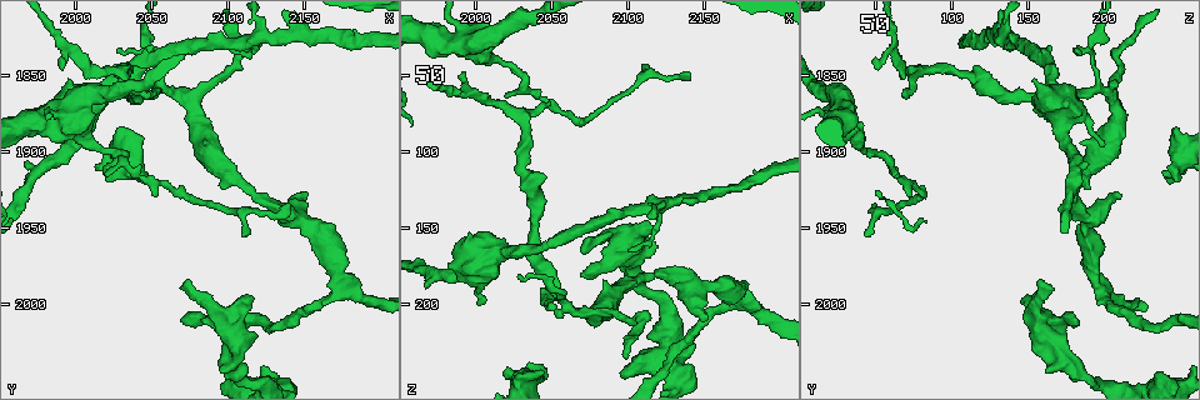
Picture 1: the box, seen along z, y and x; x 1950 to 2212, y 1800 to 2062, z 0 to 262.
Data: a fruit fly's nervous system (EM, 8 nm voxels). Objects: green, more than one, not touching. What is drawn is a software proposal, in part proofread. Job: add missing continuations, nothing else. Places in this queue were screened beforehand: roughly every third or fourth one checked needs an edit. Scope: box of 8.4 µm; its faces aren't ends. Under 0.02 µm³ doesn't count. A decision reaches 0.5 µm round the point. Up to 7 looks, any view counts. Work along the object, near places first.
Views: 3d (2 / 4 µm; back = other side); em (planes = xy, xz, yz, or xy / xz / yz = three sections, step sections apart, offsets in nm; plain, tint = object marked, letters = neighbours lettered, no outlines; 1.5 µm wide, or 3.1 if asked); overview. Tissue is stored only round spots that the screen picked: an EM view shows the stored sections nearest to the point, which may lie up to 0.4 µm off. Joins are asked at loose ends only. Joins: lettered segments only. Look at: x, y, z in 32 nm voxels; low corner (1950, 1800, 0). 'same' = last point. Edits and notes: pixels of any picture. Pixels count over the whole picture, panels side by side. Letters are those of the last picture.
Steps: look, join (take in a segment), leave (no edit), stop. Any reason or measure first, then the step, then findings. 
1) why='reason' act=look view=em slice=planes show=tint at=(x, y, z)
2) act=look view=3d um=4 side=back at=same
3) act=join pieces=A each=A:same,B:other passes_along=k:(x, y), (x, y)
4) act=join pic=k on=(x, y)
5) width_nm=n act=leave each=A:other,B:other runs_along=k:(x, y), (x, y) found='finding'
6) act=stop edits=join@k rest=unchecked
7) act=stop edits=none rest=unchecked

why='free end' act=look view=em slice=yz step=8 show=tint at=(2152, 1926, 208)

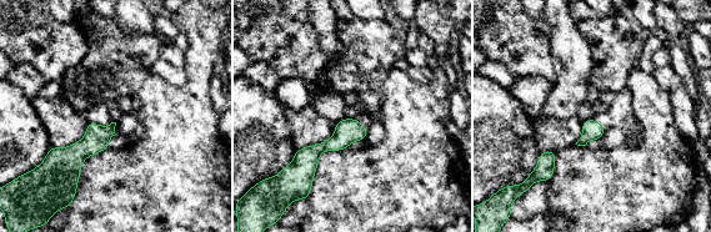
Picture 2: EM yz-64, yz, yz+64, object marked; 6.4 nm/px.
act=look view=em slice=planes show=letters at=same

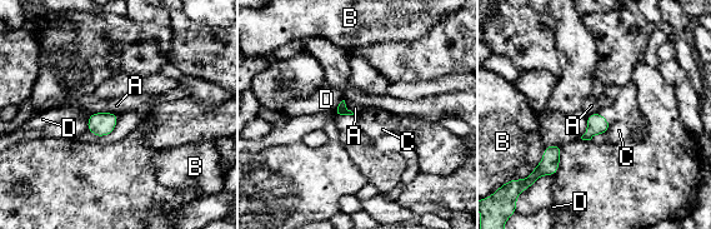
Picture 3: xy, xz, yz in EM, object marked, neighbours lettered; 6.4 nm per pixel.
longest_contact=A:180nm act=leave each=A:other,B:other,C:other,D:other found='none of them fits'

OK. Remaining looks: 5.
why='branch stops here' act=look view=3d um=2 at=(2046, 1920, 240)

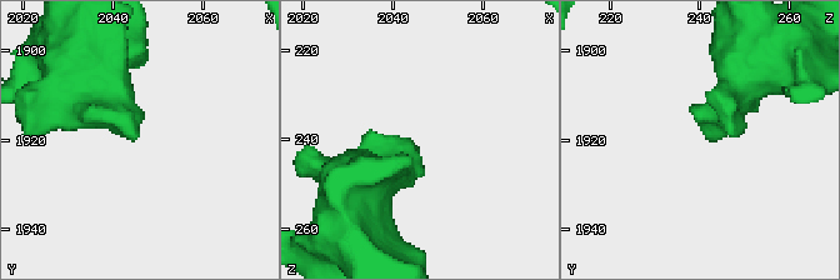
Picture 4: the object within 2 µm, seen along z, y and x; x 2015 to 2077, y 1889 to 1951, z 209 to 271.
why='shape alone is not enough' act=look view=em slice=xz step=4 show=tint at=(2044, 1919, 240)

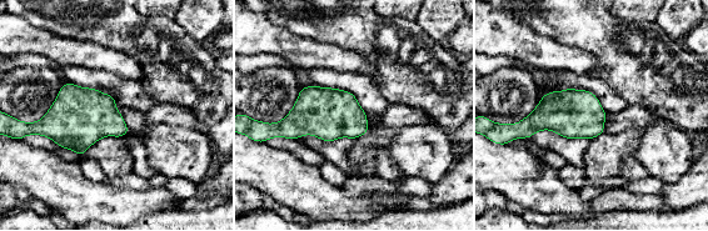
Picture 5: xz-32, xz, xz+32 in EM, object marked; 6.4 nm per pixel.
act=look view=em slice=planes show=letters at=same

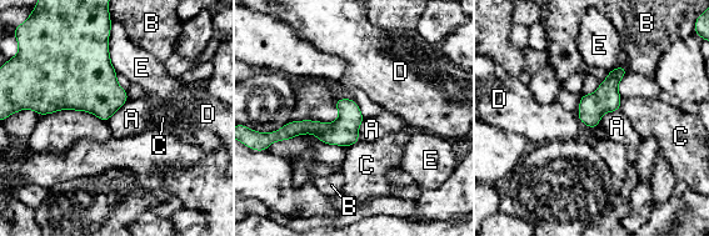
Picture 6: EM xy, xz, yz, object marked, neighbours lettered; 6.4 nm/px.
act=leave each=A:other,B:other,C:other,D:other,E:other border=6:(577, 118), (580, 121) found='none of them fits'

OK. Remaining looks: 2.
why='branch stops here' act=look view=em slice=planes show=letters at=(2116, 1996, 150)

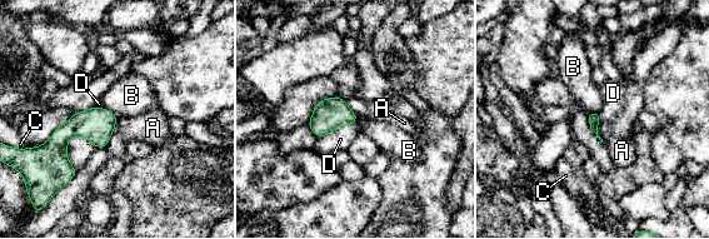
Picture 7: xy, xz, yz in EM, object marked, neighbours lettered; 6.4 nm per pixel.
longest_contact=D:240nm act=leave each=A:other,B:other,C:other,D:other found='no lettered segment goes on from it'

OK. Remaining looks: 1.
act=stop edits=none rest=unchecked

